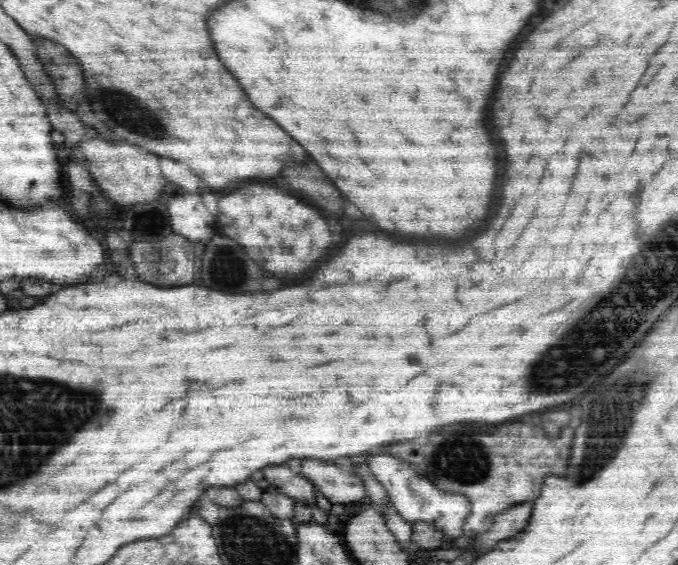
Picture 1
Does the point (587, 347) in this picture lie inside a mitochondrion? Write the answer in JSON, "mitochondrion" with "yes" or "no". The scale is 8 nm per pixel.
{"mitochondrion":"yes"}

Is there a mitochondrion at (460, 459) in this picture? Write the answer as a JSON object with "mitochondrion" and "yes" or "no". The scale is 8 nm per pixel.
{"mitochondrion":"yes"}

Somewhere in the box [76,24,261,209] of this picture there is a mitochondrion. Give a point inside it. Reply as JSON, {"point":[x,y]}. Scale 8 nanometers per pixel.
{"point":[129,113]}

